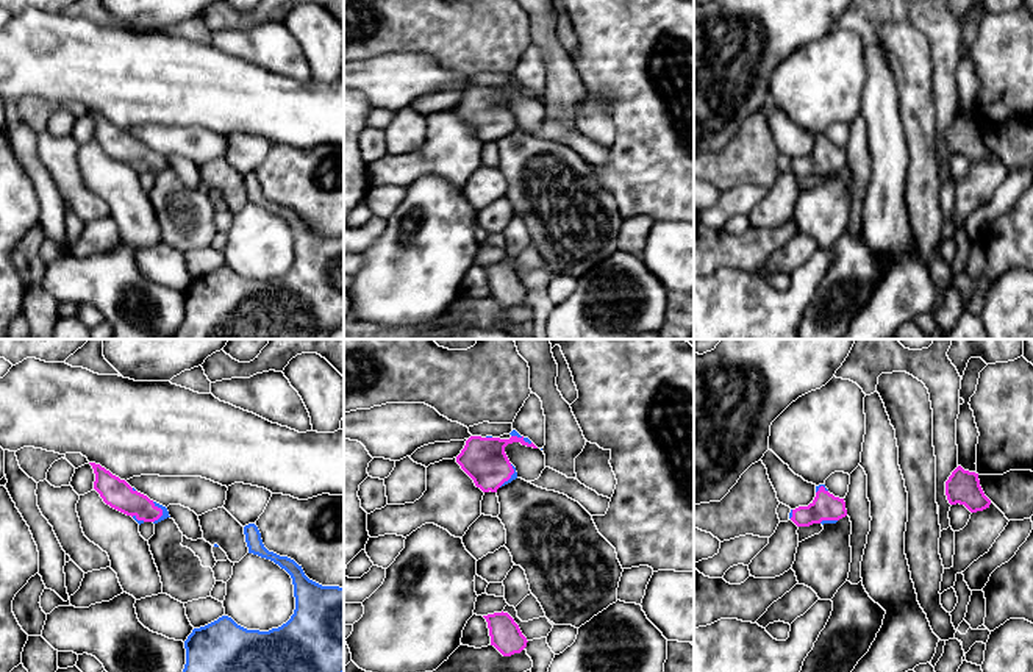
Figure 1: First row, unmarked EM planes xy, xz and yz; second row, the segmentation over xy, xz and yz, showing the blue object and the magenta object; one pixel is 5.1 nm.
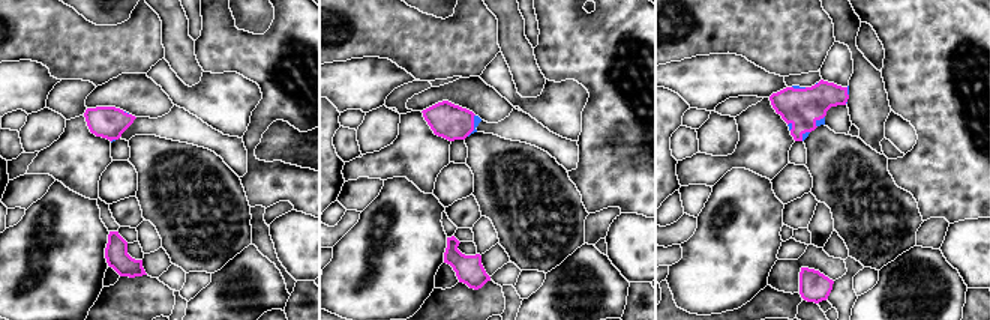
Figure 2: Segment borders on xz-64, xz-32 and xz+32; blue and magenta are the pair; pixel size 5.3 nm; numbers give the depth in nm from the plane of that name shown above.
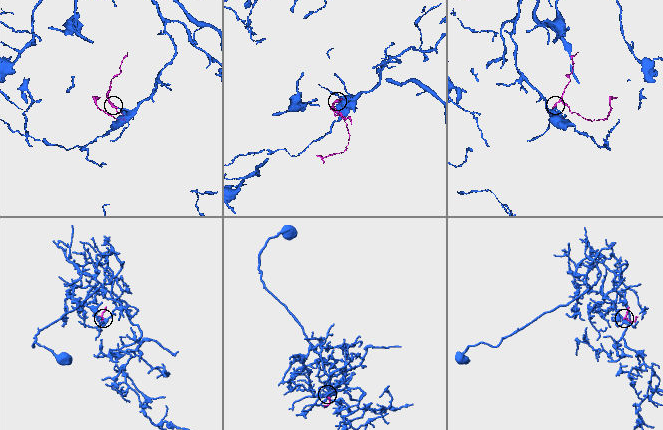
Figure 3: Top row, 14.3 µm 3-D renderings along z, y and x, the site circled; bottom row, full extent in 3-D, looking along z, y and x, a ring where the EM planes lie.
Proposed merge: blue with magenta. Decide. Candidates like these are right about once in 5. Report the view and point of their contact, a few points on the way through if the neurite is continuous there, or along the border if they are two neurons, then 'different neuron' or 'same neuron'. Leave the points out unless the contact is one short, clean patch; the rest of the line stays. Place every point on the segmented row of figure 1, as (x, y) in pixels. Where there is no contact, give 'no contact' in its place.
meets blue in xy at (163, 511); same neuron

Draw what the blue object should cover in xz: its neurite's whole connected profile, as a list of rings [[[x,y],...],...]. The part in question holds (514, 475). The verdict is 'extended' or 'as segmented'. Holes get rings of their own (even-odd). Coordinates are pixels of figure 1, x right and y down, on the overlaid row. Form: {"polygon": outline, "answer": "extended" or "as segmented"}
{"polygon": [[[513,430],[509,439],[492,436],[470,436],[456,456],[456,463],[483,492],[497,492],[499,488],[517,478],[516,467],[509,463],[505,447],[513,442],[538,449],[528,438]]], "answer": "extended"}

